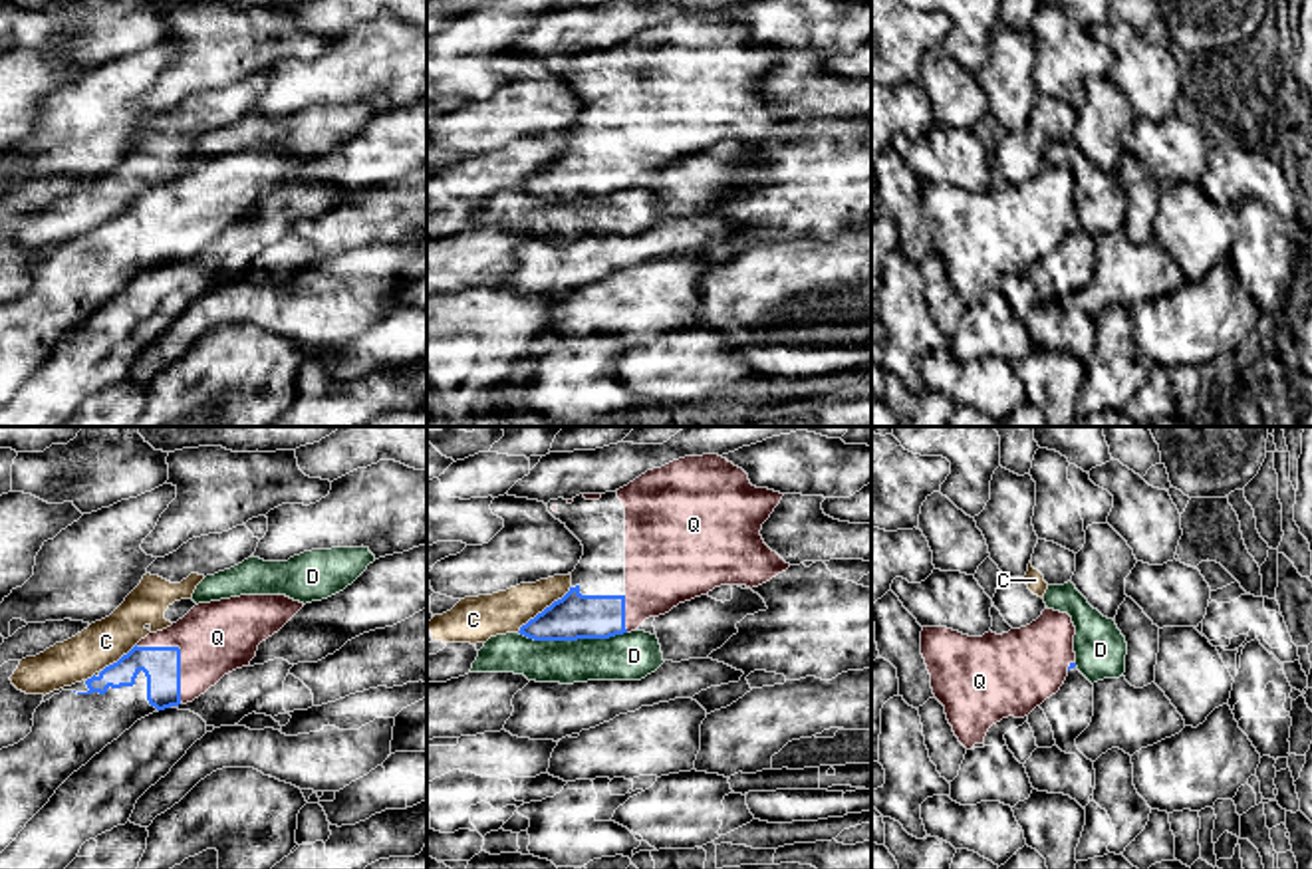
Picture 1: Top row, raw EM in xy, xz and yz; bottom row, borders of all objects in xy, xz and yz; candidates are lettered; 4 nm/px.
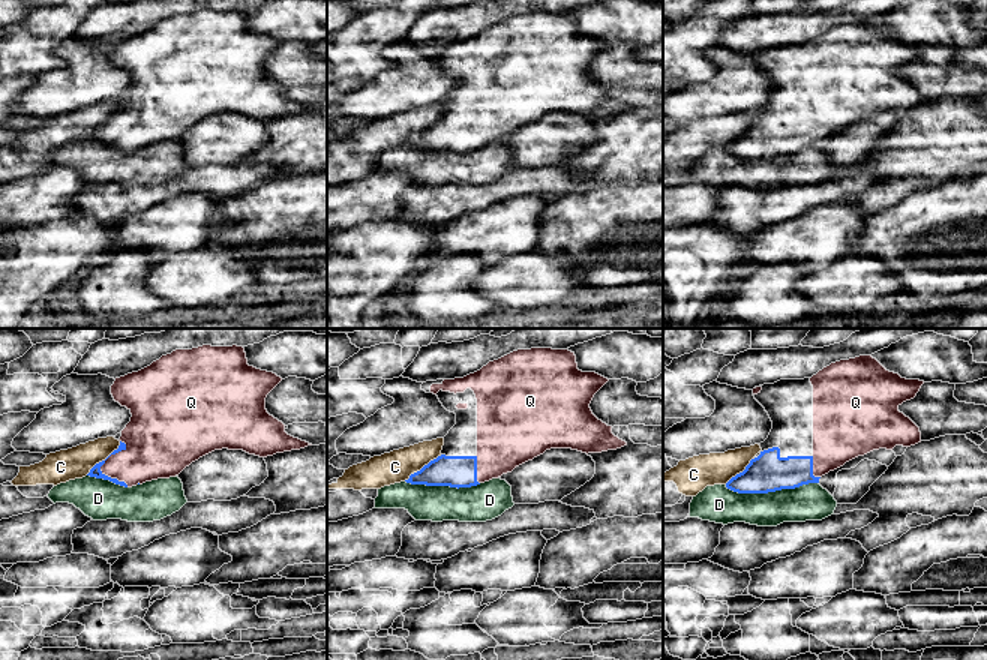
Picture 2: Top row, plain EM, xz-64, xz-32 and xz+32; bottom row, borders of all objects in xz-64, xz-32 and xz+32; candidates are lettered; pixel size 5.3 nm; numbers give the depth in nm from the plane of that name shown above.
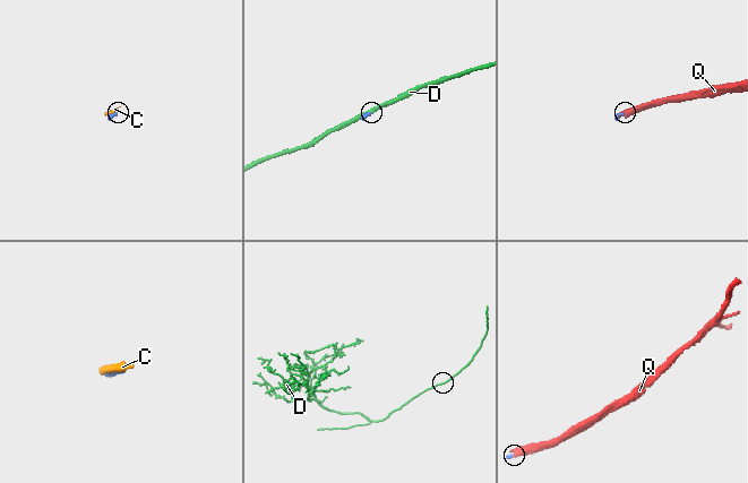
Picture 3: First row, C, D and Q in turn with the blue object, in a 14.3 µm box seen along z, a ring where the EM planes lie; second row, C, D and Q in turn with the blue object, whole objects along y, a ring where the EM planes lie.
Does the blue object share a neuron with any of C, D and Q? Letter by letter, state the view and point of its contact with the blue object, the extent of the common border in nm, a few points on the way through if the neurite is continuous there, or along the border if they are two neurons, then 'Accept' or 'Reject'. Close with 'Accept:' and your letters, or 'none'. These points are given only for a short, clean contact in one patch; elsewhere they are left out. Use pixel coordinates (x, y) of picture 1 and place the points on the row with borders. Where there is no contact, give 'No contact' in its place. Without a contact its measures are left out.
C: Touches blue at xz (546, 608). Shared border 300 nm. Reject
D: Touches blue at xz (572, 639). Shared border 440 nm. Reject
Q: Touches blue at xy (179, 653). Shared border 300 nm. Path across: xy (161, 665), (179, 653), (195, 653), (217, 637). Accept
Accept: Q

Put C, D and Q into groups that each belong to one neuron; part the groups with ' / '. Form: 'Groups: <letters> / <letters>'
Groups: C / D / Q

